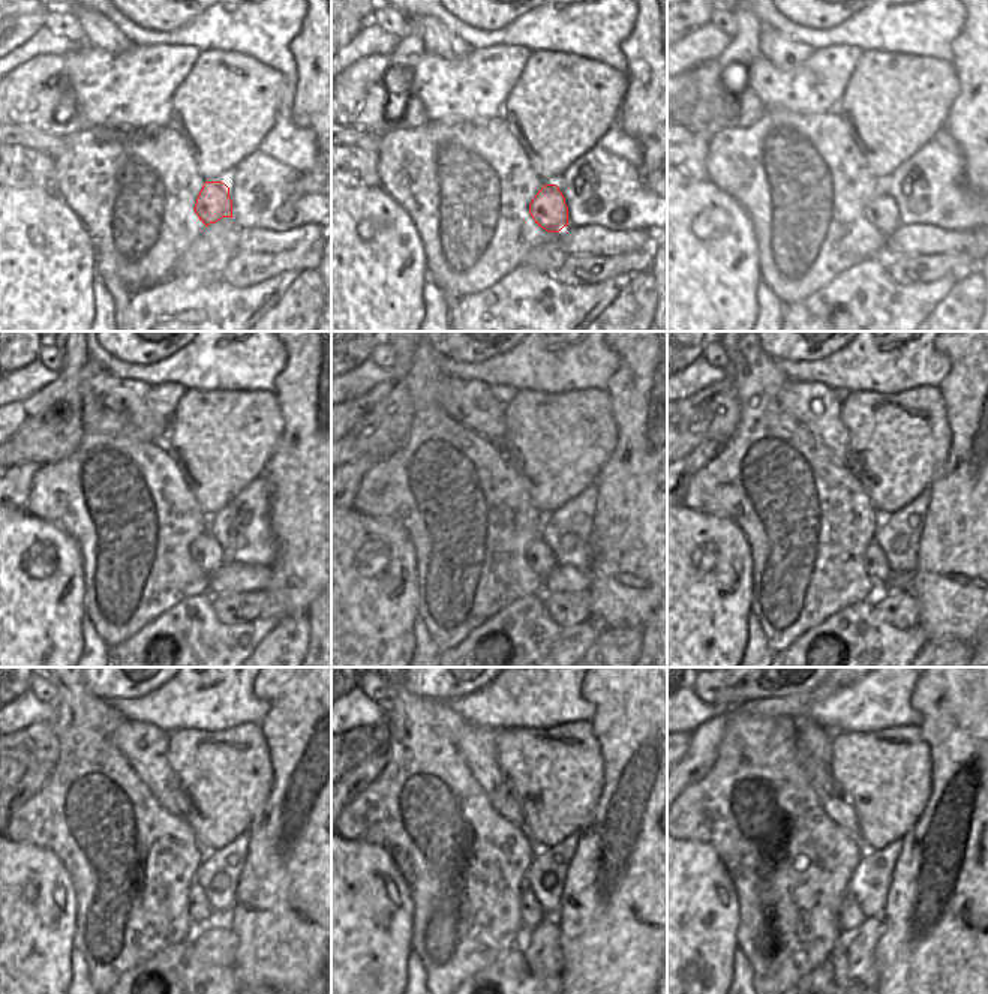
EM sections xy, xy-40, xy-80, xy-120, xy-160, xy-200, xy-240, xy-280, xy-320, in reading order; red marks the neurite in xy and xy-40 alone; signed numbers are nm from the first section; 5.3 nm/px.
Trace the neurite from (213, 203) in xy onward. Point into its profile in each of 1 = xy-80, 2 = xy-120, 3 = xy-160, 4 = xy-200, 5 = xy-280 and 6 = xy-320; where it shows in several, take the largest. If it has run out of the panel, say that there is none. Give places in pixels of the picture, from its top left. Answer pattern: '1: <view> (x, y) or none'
1: xy-80 (882, 212)
2: xy-120 (207, 553)
3: xy-160 (540, 558)
4: xy-200 (876, 565)
5: xy-280 (531, 913)
6: xy-320 (850, 916)

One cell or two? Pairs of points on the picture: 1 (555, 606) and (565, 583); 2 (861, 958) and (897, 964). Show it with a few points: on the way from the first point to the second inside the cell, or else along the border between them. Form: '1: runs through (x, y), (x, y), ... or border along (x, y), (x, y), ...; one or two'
1: border along (588, 591), (558, 591), (544, 595); two
2: border along (883, 927), (874, 948), (876, 978); two

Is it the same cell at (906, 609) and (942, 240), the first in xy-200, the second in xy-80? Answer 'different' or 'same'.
different

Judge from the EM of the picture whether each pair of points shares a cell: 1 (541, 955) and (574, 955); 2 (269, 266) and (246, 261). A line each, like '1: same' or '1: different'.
1: different
2: same

